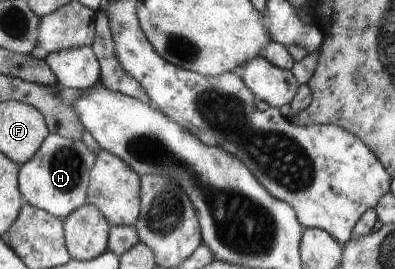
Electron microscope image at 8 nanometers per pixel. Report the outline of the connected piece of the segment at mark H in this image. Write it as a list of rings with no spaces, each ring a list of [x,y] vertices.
[[[51,134],[36,157],[21,168],[21,188],[26,197],[26,202],[67,219],[78,208],[89,203],[92,171],[94,171],[98,158],[99,155],[96,156],[96,153],[83,140],[68,139],[68,137],[60,134]]]

